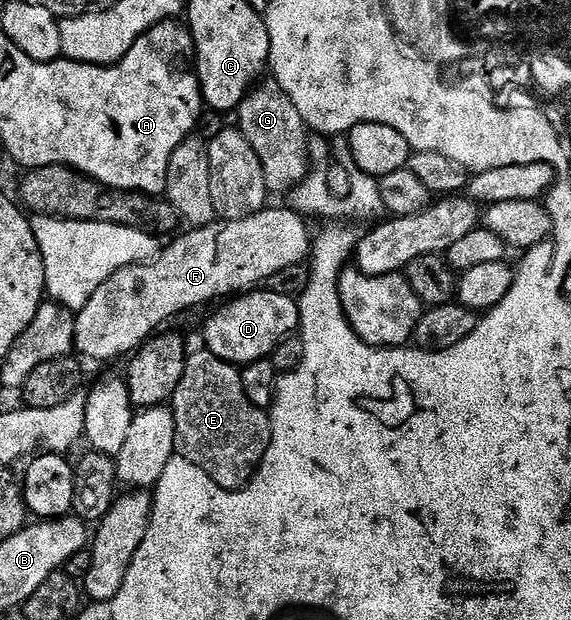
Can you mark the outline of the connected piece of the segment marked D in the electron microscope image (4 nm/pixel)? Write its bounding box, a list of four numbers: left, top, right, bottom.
[203,290,300,366]

